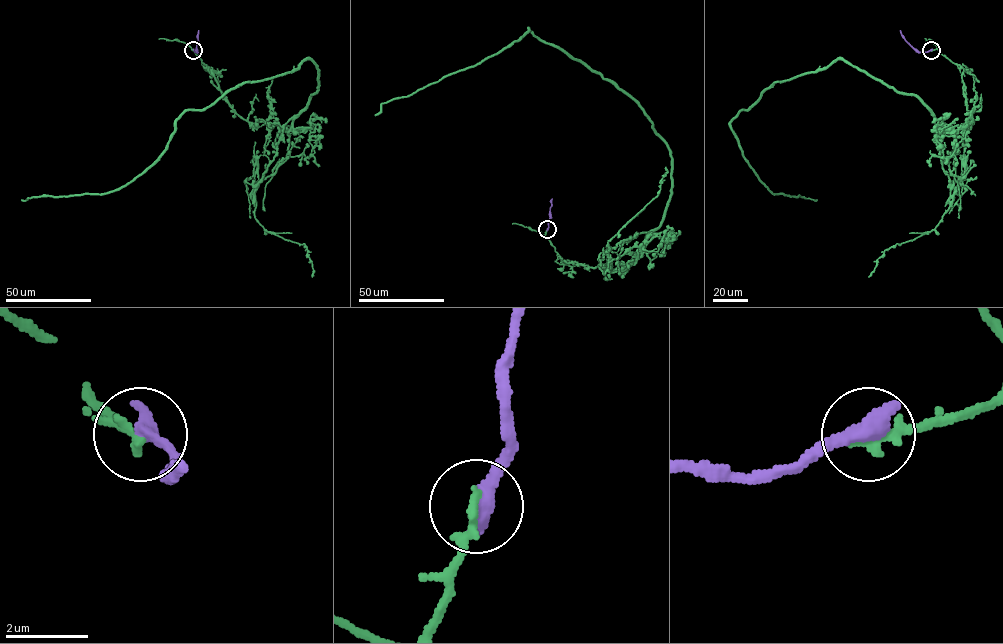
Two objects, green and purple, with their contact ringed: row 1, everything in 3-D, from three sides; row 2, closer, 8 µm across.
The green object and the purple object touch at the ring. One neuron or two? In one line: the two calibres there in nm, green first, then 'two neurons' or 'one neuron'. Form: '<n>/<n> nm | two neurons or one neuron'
260/480 nm | two neurons

